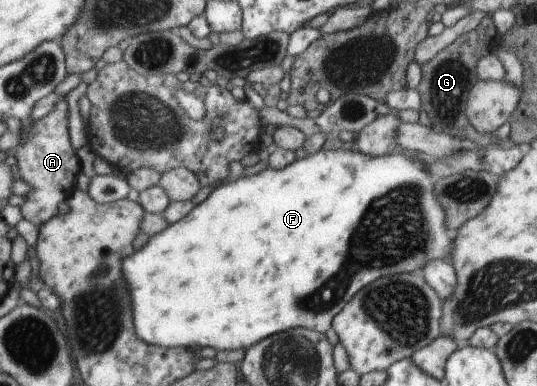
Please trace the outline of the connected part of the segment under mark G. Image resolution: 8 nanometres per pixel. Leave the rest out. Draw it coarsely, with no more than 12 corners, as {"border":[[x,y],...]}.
{"border":[[487,19],[420,65],[430,127],[472,142],[475,63],[496,46]]}

